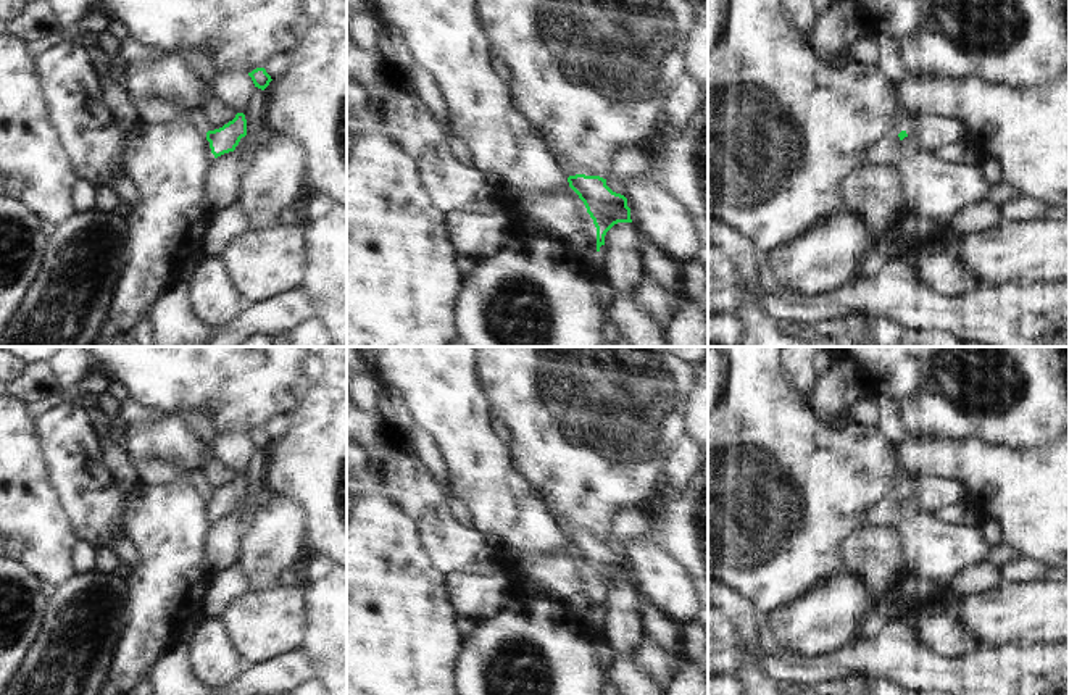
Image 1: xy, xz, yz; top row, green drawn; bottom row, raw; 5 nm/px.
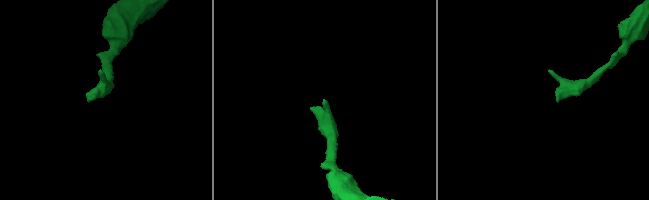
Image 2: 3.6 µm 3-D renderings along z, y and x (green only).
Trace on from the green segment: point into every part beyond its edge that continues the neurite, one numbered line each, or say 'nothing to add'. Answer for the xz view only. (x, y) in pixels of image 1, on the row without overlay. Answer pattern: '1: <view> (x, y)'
1: xz (568, 529)

